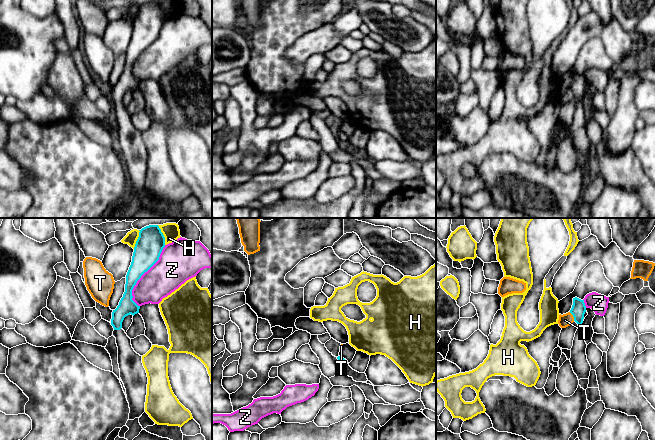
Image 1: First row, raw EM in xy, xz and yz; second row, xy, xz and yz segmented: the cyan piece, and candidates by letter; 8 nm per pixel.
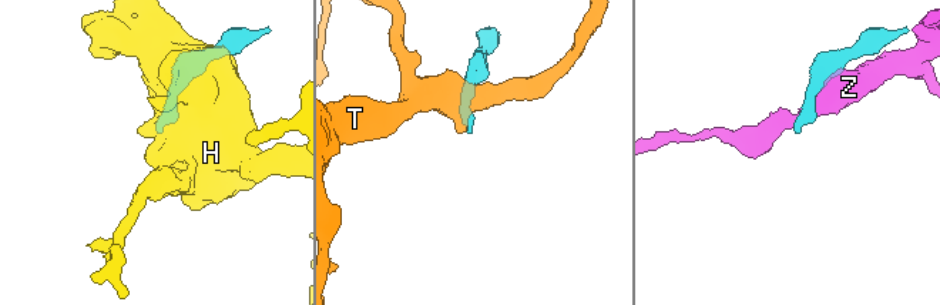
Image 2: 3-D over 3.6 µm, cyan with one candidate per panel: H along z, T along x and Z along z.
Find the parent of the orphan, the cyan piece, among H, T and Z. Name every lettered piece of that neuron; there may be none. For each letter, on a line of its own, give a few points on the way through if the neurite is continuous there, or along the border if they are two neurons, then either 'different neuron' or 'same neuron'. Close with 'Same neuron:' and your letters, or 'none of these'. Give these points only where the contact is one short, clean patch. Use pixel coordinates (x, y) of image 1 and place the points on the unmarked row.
H: different neuron
T: along yz (569, 88), (574, 96) | different neuron
Z: different neuron
Same neuron: none of these

